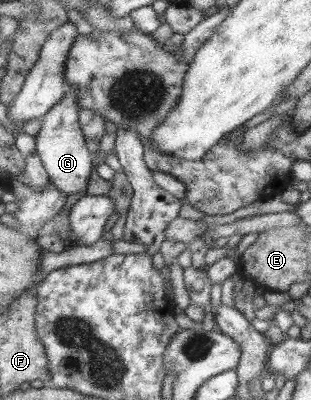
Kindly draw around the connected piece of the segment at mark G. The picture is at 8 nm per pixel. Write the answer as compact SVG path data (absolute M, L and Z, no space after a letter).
M68 86L61 100L43 114L40 129L34 136L35 152L39 155L48 180L65 196L86 190L88 177L94 175L91 153L87 150L78 122L79 107L75 91L75 86Z

